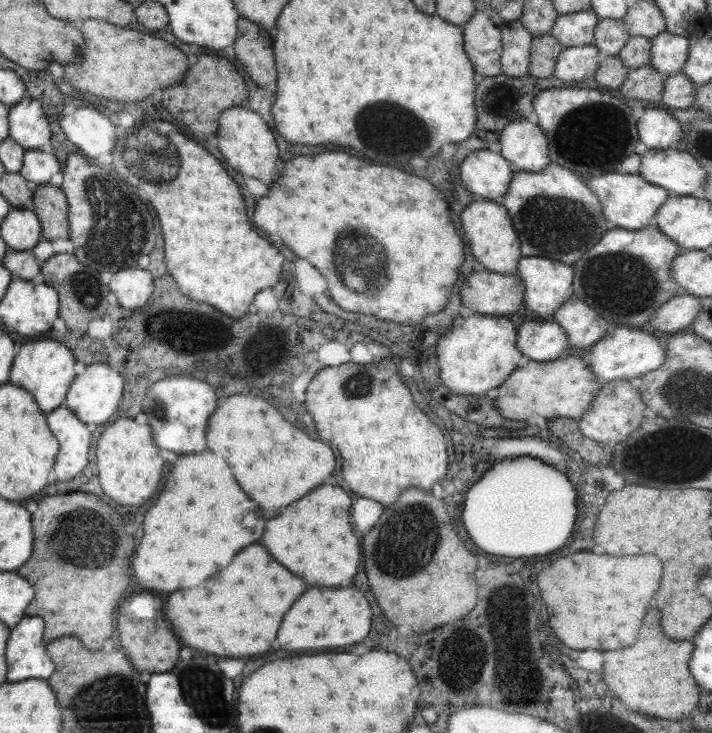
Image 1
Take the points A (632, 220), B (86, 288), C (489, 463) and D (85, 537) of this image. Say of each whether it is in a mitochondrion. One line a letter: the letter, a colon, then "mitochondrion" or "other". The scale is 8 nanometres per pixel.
A: other
B: mitochondrion
C: other
D: mitochondrion

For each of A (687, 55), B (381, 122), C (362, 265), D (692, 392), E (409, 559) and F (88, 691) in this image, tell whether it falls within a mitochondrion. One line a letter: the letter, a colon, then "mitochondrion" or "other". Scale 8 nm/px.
A: other
B: mitochondrion
C: mitochondrion
D: mitochondrion
E: mitochondrion
F: mitochondrion

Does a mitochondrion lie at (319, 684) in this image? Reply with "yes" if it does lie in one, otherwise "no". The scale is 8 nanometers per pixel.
no

